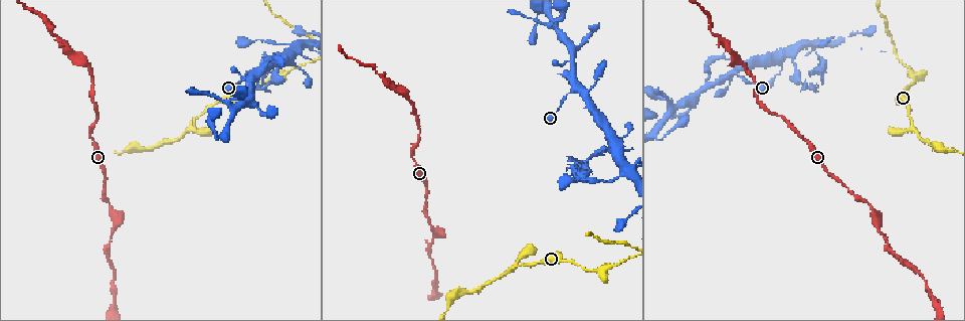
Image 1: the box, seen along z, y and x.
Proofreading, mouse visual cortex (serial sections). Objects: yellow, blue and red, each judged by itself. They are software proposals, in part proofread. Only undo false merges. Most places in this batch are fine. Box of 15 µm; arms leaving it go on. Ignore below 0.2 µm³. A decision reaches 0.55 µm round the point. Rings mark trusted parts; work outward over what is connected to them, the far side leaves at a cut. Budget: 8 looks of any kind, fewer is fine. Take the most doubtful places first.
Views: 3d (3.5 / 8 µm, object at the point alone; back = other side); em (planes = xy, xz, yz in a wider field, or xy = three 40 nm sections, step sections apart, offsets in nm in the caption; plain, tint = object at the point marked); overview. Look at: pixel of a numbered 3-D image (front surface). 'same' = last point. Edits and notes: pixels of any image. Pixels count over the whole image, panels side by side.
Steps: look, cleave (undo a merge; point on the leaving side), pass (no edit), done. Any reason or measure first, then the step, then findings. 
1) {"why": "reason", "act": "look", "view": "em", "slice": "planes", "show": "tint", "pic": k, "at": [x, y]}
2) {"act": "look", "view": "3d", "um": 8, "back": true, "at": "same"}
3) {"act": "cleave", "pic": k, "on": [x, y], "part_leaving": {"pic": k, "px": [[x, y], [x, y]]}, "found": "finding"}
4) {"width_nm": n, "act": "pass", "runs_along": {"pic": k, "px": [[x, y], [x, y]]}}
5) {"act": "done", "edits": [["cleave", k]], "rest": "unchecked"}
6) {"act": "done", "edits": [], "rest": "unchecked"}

{"why": "sudden change in width", "act": "look", "view": "3d", "um": 3.5, "pic": 1, "at": [292, 67]}

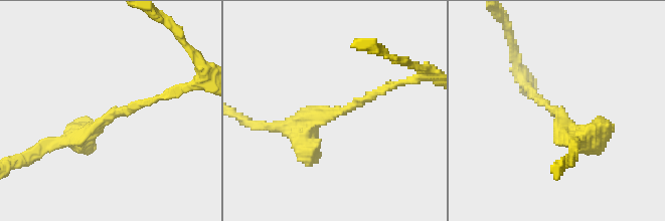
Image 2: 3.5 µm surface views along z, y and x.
{"arm_widths_nm": [150, 300], "act": "look", "view": "em", "slice": "xy", "step": 5, "show": "tint", "pic": 2, "at": [336, 110]}

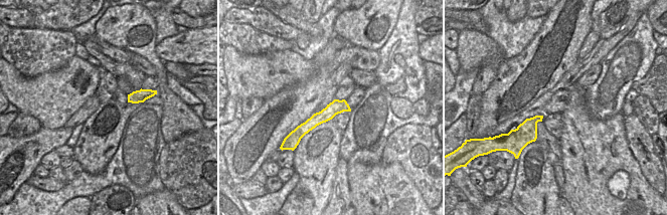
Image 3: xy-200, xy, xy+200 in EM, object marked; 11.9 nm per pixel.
{"width_nm": 170, "act": "pass", "runs_along": {"pic": 2, "px": [[59, 142], [167, 92]]}, "found": "one cell here"}

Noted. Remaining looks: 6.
{"why": "narrows sharply", "act": "look", "view": "3d", "um": 3.5, "pic": 1, "at": [375, 71]}

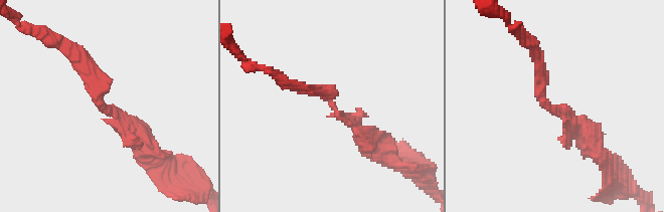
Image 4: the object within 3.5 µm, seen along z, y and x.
{"why": "shape alone is not enough", "act": "look", "view": "em", "slice": "planes", "show": "tint", "pic": 4, "at": [557, 111]}

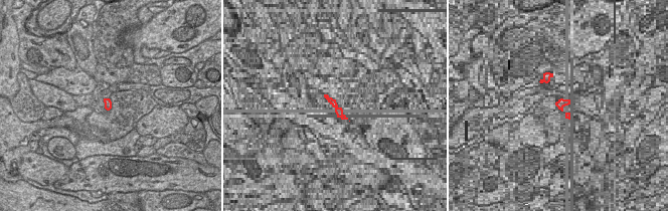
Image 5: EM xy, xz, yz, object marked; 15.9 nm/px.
{"width_nm": 130, "act": "pass", "runs_along": {"pic": 4, "px": [[595, 146], [543, 99], [537, 59]]}, "found": "continuous, no second cell"}

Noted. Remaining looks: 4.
{"why": "side arm on a straight run", "act": "look", "view": "3d", "um": 3.5, "pic": 1, "at": [614, 145]}

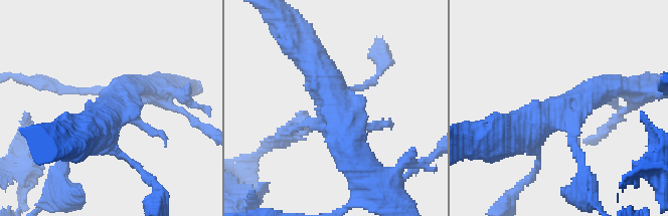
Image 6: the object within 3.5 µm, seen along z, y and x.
{"why": "need the tissue", "act": "look", "view": "em", "slice": "xy", "step": 5, "show": "tint", "pic": 6, "at": [334, 109]}

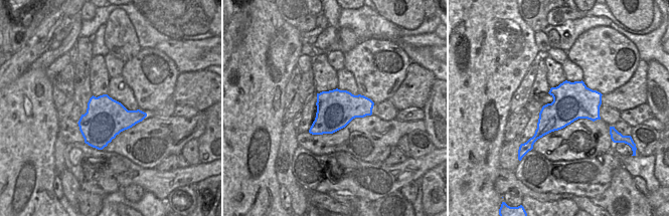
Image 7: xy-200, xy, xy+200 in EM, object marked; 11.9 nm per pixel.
{"act": "pass", "found": "continuous, no second cell"}

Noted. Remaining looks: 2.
{"why": "abrupt turn", "act": "look", "view": "3d", "um": 3.5, "pic": 1, "at": [673, 110]}

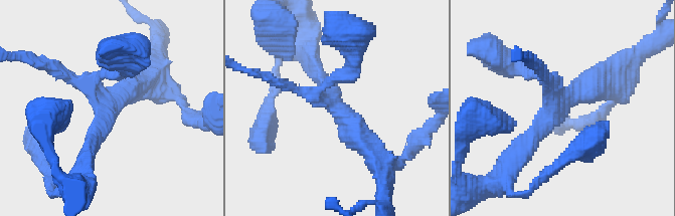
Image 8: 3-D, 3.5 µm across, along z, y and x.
{"why": "shape alone is not enough", "act": "look", "view": "em", "slice": "planes", "show": "tint", "pic": 8, "at": [335, 105]}

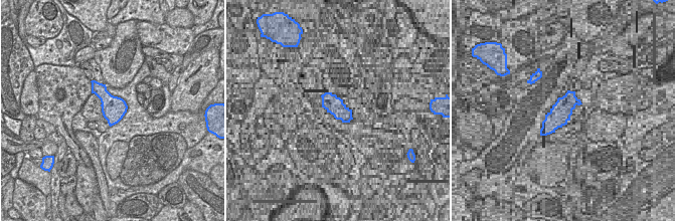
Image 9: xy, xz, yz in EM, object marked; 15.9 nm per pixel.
{"act": "pass", "runs_along": {"pic": 8, "px": [[608, 80], [566, 98], [522, 154]]}, "found": "continuous, no second cell"}

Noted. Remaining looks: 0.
{"act": "done", "edits": [], "rest": "unchecked"}

